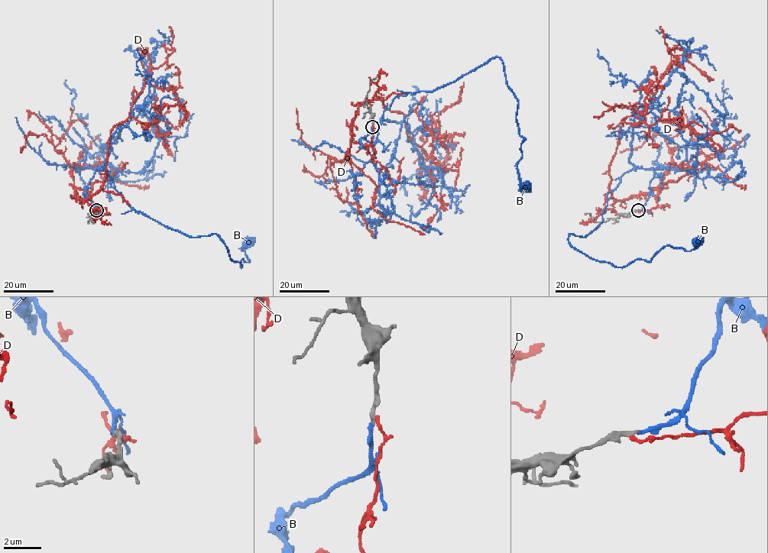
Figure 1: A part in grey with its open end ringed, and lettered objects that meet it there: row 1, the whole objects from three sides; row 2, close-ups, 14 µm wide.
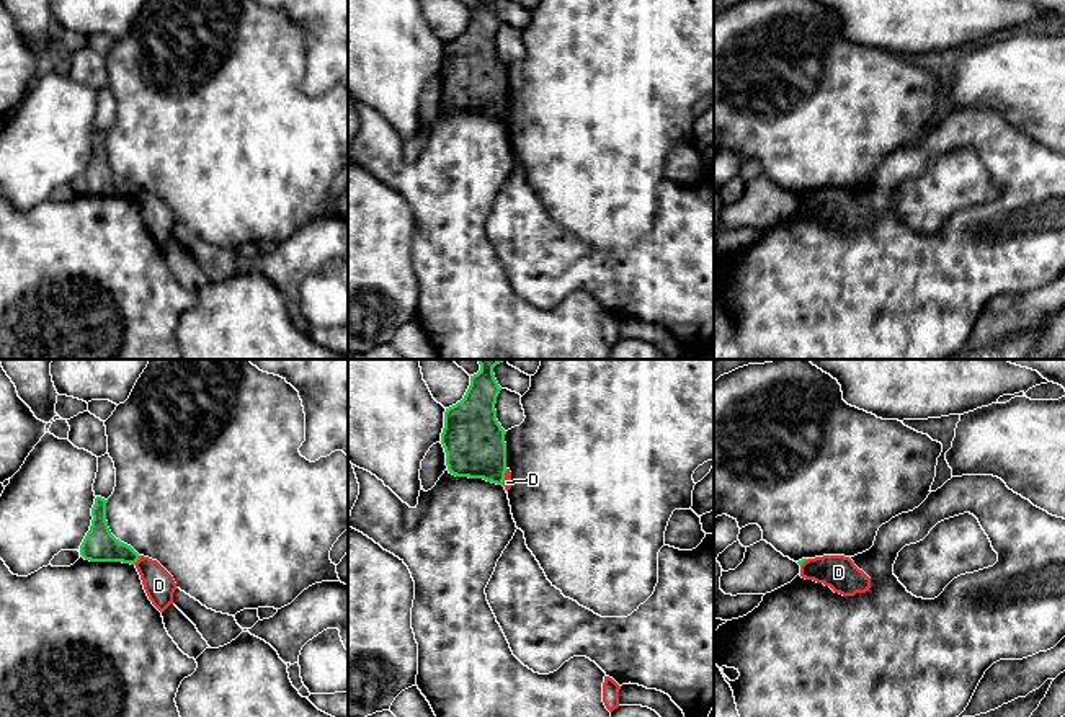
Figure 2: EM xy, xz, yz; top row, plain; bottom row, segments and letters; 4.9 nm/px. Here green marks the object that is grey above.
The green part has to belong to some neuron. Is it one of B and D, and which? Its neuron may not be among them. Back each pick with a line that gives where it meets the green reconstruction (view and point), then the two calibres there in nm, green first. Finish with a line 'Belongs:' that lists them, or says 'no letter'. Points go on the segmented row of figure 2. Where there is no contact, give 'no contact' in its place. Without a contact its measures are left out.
B: no contact
Belongs: B

